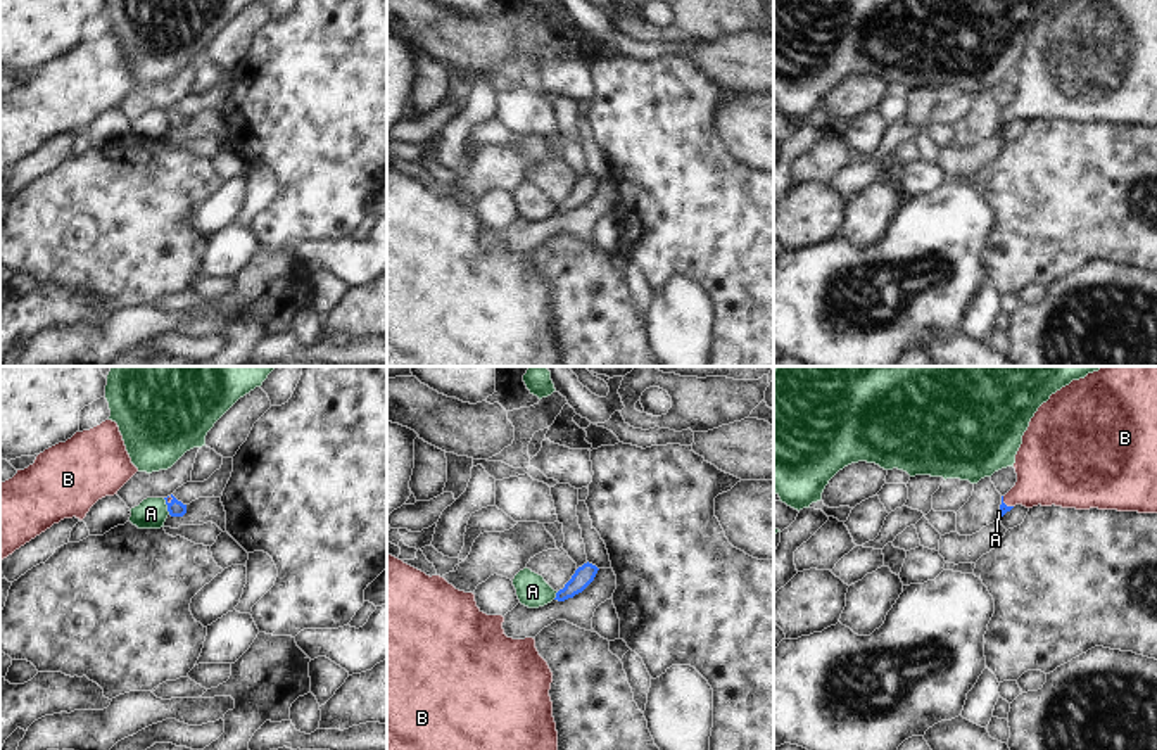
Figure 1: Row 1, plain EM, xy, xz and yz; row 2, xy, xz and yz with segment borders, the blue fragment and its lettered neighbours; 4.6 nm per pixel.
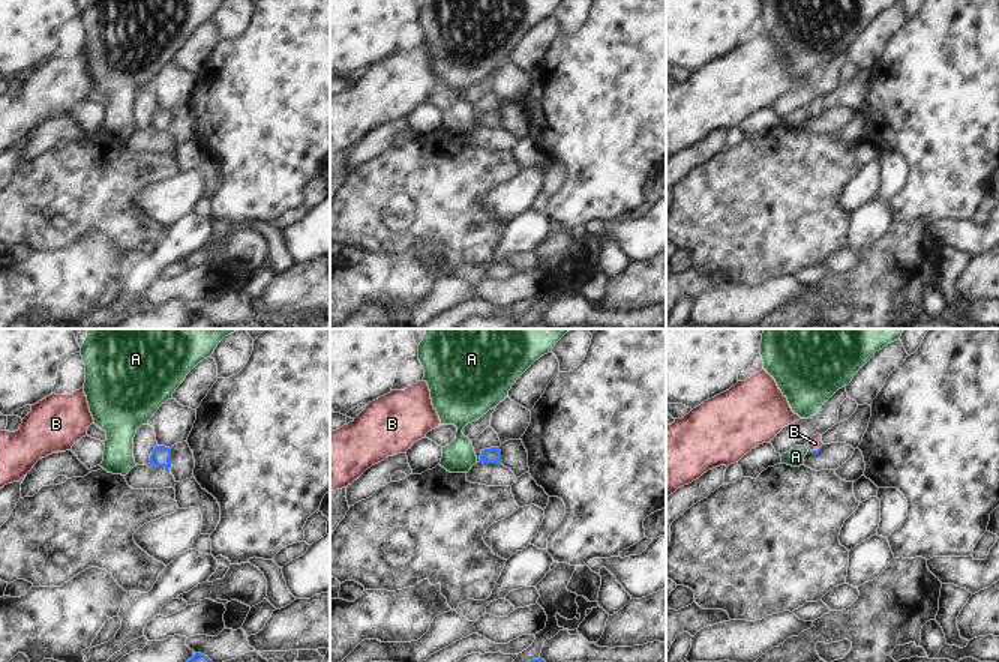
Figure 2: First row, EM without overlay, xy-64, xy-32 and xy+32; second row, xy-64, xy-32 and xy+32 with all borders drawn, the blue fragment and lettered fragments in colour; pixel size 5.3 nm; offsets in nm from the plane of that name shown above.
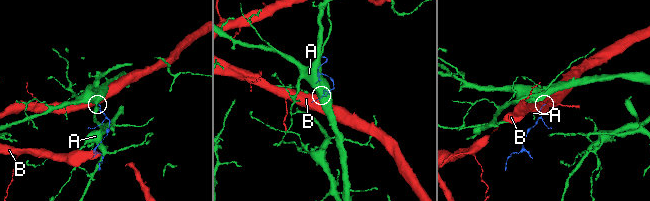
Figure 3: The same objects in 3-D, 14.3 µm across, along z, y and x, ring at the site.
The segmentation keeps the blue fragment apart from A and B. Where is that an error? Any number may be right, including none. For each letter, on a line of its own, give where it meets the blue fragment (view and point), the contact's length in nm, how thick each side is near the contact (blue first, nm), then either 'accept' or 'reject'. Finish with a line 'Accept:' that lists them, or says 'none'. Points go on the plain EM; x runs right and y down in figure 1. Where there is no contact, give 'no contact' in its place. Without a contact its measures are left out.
A: contact xy (168, 120); length 90 nm; calibres 80 and 140 nm; reject
B: contact yz (1004, 116); length 80 nm; calibres 50 and 280 nm; accept
Accept: B

